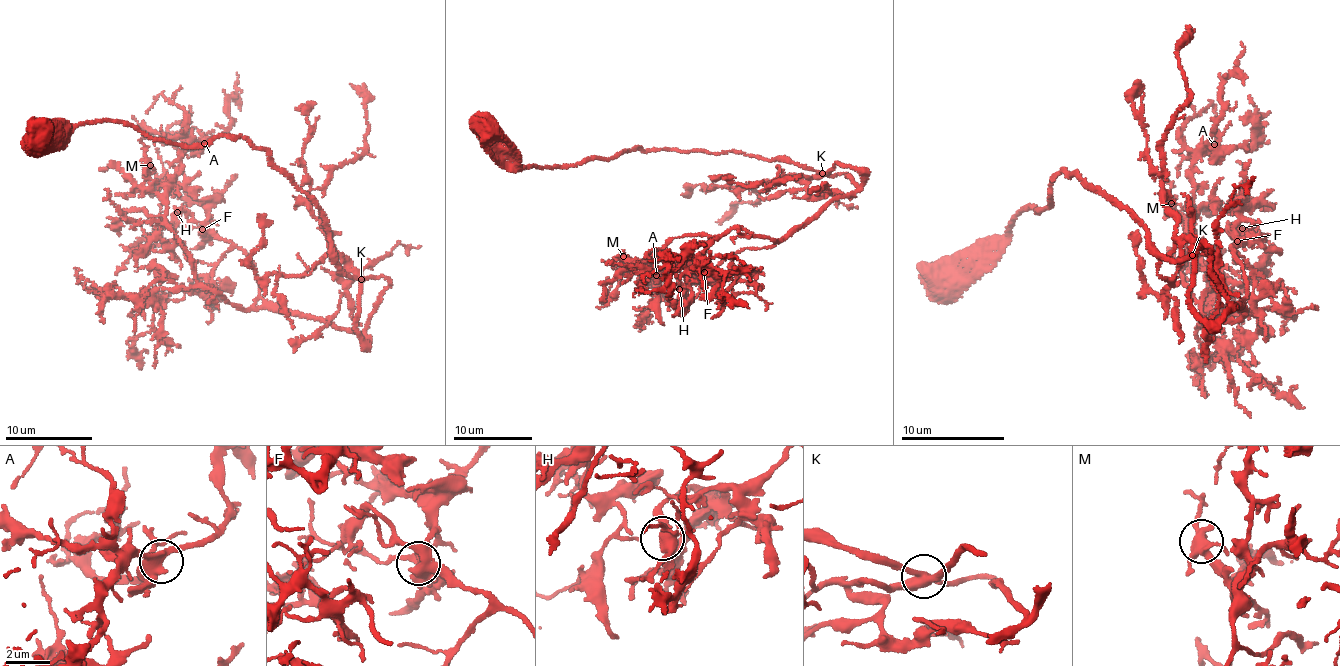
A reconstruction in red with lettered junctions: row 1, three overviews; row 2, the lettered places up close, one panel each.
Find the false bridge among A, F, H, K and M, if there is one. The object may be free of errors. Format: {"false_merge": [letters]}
{"false_merge": []}

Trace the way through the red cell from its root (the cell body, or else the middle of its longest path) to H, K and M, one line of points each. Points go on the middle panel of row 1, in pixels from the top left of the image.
H: (485, 127), (522, 170), (661, 149), (859, 172), (861, 188), (777, 243), (685, 273), (679, 289)
K: (485, 127), (504, 139), (522, 170), (661, 149), (782, 156), (822, 174)
M: (485, 127), (522, 170), (661, 149), (859, 172), (861, 188), (781, 240), (730, 227), (623, 256)

